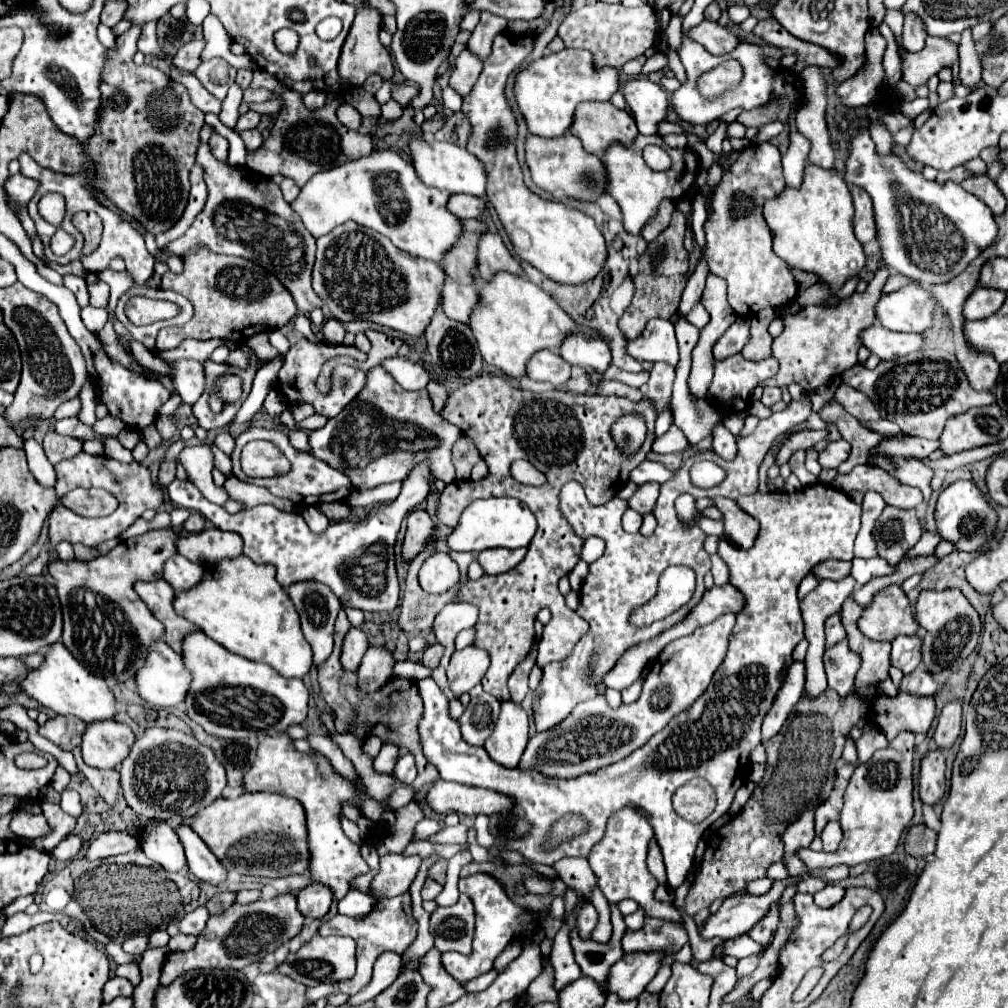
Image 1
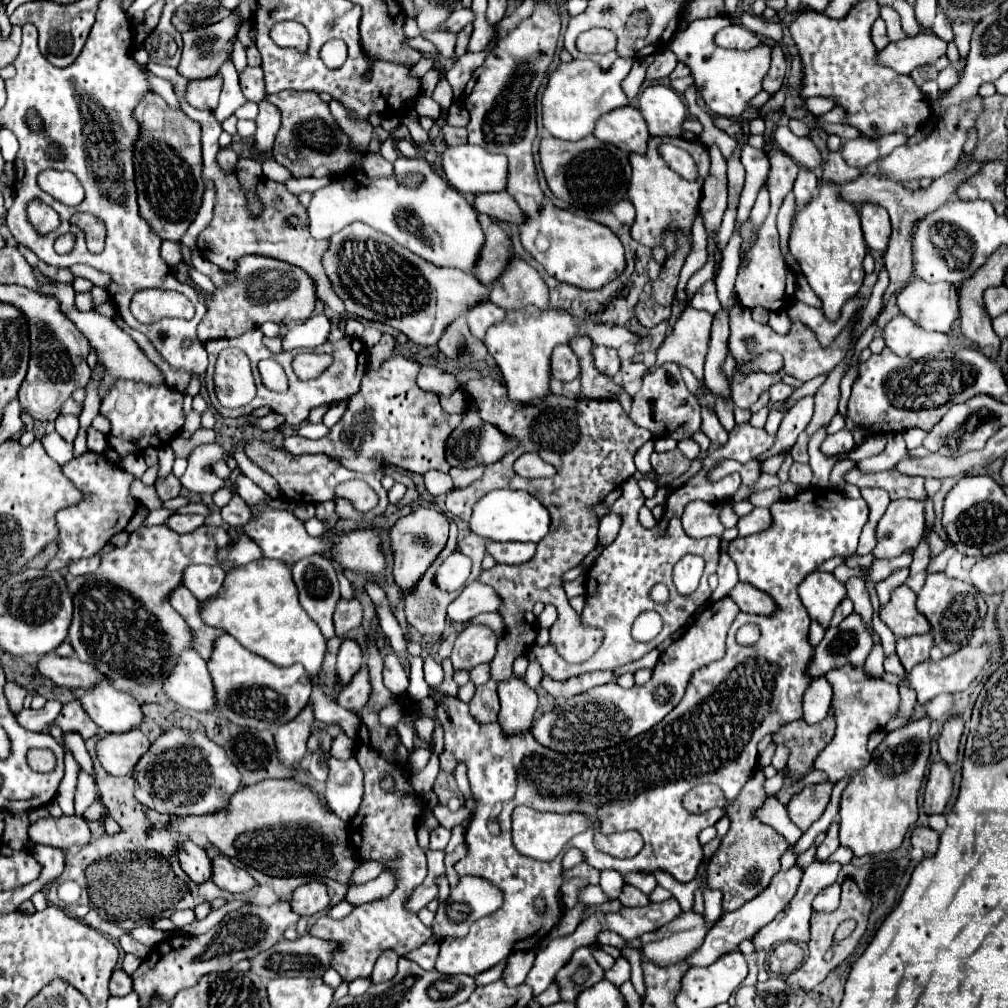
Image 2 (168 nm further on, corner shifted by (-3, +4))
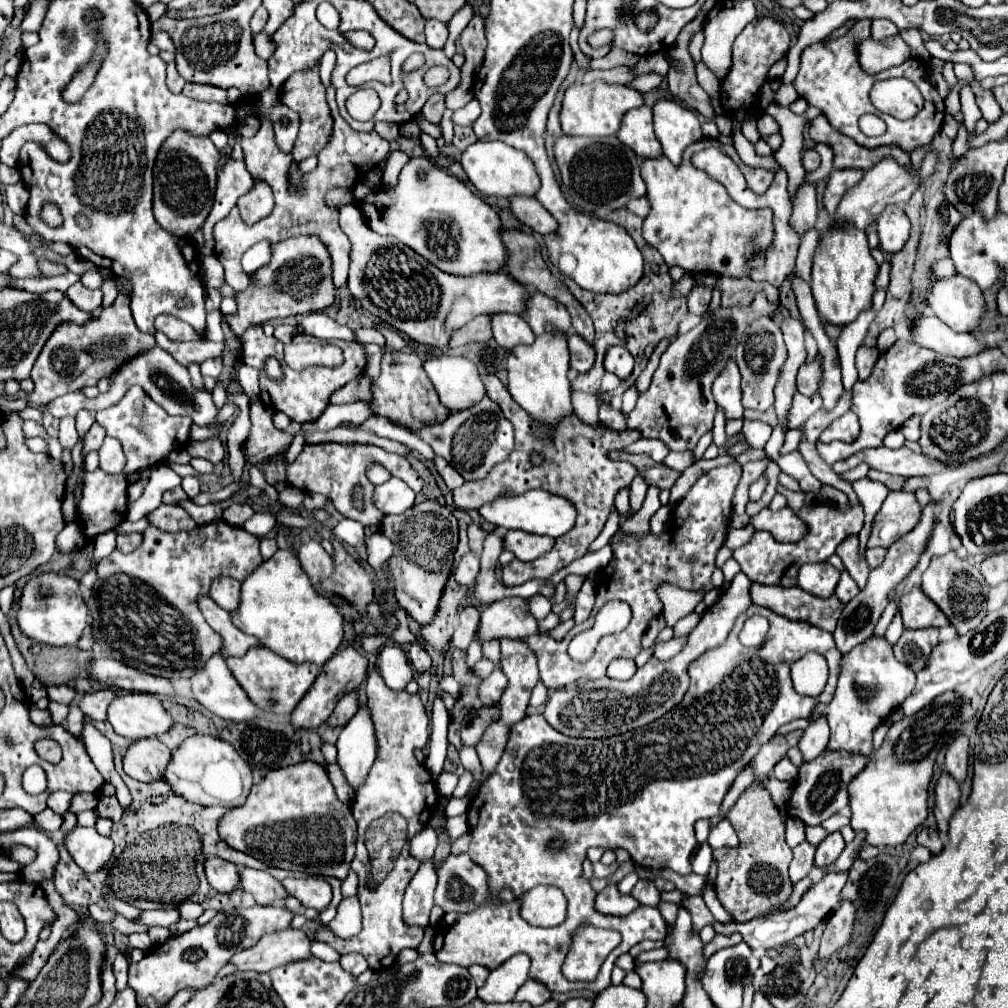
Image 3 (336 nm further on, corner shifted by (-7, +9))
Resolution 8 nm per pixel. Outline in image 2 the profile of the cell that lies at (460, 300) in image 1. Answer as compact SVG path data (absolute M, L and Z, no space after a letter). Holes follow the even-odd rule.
M482 300L482 302L476 302L472 304L468 310L466 310L466 320L468 320L468 326L470 326L470 332L476 336L476 338L484 338L488 326L492 326L494 322L500 322L500 318L504 318L504 310L500 306L496 306L494 302L490 300Z

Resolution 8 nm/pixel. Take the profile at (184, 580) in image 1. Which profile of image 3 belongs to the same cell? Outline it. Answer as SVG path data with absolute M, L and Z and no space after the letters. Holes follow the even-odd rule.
M224 577L224 579L216 579L212 583L212 589L210 589L210 597L222 607L226 609L228 613L234 613L240 605L240 581L236 579L230 579L230 577Z

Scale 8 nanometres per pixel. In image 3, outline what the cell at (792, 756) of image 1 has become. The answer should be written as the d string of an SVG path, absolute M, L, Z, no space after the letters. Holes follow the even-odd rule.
M748 787L740 799L736 801L736 805L730 809L730 813L726 815L728 821L732 823L732 827L738 833L740 839L740 849L718 849L714 851L714 857L718 859L718 877L714 883L716 889L716 897L722 903L722 907L732 915L734 921L744 923L750 921L754 917L762 917L762 915L770 915L776 911L782 911L780 905L786 903L792 895L792 881L788 877L788 865L792 861L792 849L788 847L786 839L784 839L784 821L780 819L782 811L778 811L778 807L772 803L770 795L760 789L760 787Z

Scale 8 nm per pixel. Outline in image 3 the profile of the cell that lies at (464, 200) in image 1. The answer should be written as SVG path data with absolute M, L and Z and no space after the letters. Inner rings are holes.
M512 197L510 207L524 225L540 235L548 235L558 229L558 221L534 197Z

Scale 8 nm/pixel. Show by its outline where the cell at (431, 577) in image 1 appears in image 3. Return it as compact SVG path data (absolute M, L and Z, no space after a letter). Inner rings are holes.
M468 553L468 555L462 557L462 561L460 561L454 577L456 577L456 581L460 585L472 585L476 581L478 571L480 571L480 557L474 555L474 553Z

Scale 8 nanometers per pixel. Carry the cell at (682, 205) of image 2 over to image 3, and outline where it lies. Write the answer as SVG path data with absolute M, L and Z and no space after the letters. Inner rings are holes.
M702 139L698 141L692 149L688 149L688 153L684 153L684 161L680 165L680 169L672 167L672 163L666 157L658 157L658 159L644 159L640 169L642 169L642 177L644 183L648 185L648 199L652 205L650 215L644 219L644 239L656 247L660 251L660 255L664 257L668 267L680 265L682 269L690 271L690 273L710 273L716 277L748 277L750 269L748 269L748 259L756 253L764 253L772 247L772 239L774 239L774 225L772 225L772 211L770 209L744 209L740 207L726 191L726 187L722 183L718 183L716 179L712 179L706 171L698 171L692 163L690 157L710 145L718 145L724 153L728 153L734 163L740 167L740 157L734 149L734 145L728 143L720 143L716 139Z

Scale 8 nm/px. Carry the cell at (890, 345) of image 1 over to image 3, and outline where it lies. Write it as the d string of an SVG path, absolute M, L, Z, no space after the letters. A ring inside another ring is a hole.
M924 315L918 319L910 331L910 339L936 353L952 355L958 359L976 355L986 349L972 333L956 333L936 315Z

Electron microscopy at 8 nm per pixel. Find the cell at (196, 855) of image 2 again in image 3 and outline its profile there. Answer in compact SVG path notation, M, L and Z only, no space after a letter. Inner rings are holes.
M210 857L206 859L206 877L208 883L218 891L218 893L232 893L240 887L240 871L236 865L220 859L220 857Z

